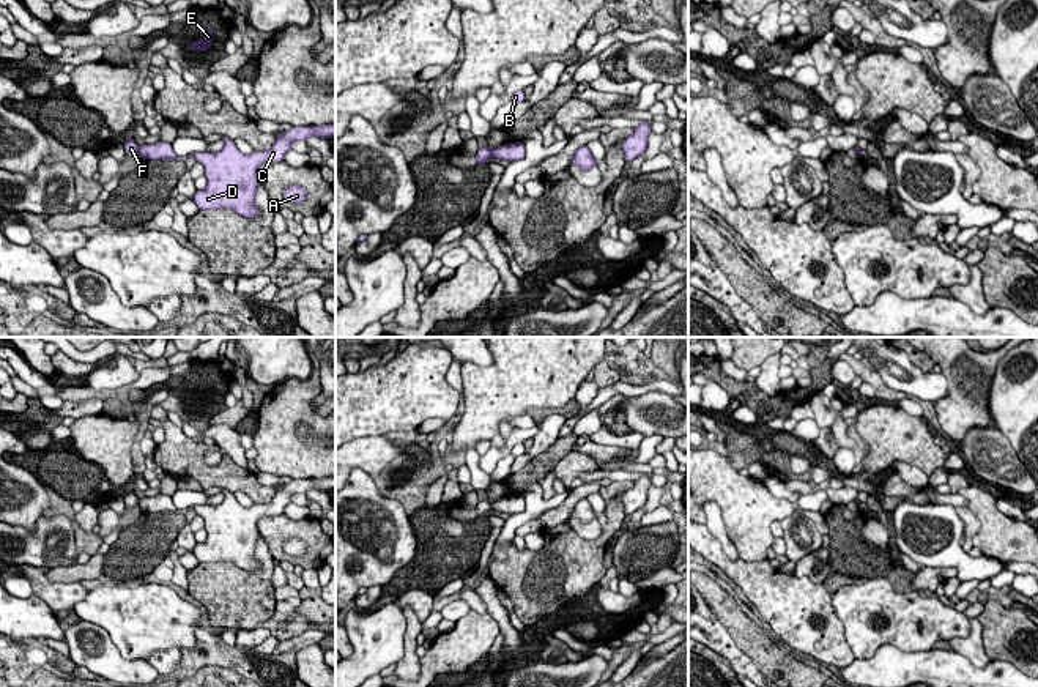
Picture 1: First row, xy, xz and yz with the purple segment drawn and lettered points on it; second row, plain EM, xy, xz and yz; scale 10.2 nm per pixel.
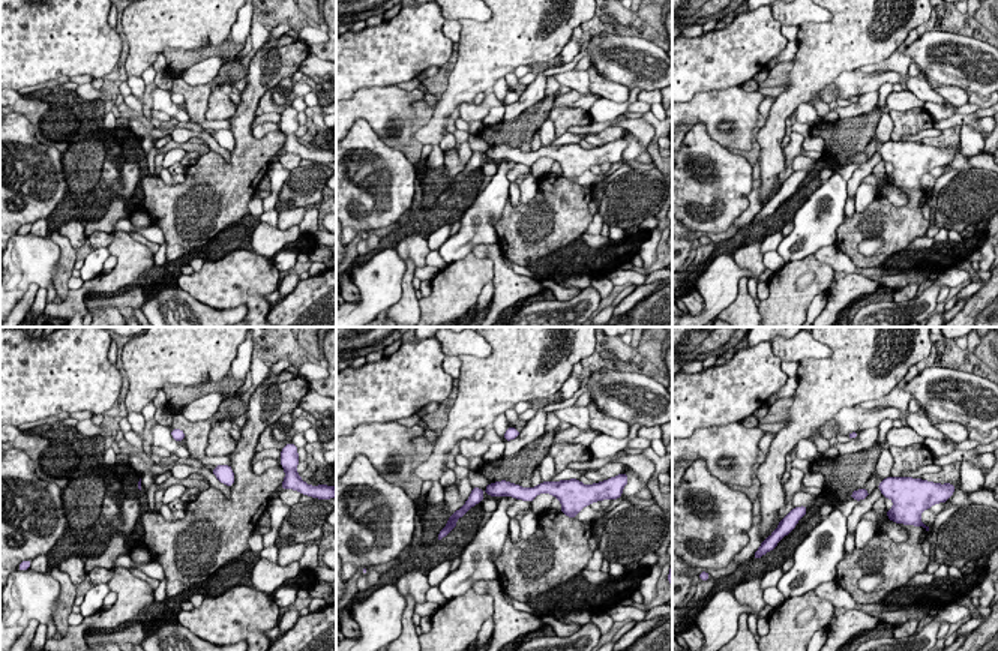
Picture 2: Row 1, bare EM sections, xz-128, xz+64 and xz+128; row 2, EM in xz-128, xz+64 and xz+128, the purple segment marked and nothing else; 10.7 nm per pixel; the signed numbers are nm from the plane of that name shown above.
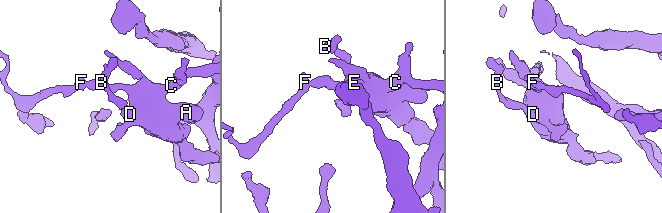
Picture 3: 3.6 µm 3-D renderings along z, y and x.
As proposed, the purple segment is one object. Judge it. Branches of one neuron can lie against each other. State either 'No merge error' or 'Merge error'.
Merge error

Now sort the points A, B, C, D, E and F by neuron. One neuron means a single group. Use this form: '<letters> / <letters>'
A B C D E / F

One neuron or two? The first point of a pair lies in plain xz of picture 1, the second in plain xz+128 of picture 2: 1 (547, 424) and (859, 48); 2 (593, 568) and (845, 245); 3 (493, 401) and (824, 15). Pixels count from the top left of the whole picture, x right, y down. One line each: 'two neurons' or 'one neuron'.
1: two neurons
2: one neuron
3: two neurons

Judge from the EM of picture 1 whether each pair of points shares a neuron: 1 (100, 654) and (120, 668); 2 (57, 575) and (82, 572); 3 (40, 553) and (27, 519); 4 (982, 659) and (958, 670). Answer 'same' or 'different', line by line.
1: same
2: same
3: different
4: different

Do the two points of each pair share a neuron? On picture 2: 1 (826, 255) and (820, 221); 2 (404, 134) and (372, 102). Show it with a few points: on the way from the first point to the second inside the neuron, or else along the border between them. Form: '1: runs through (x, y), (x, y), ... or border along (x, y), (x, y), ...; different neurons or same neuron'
1: border along (833, 243), (824, 245), (812, 254); different neurons
2: runs through (404, 122), (389, 104), (384, 104); same neuron

